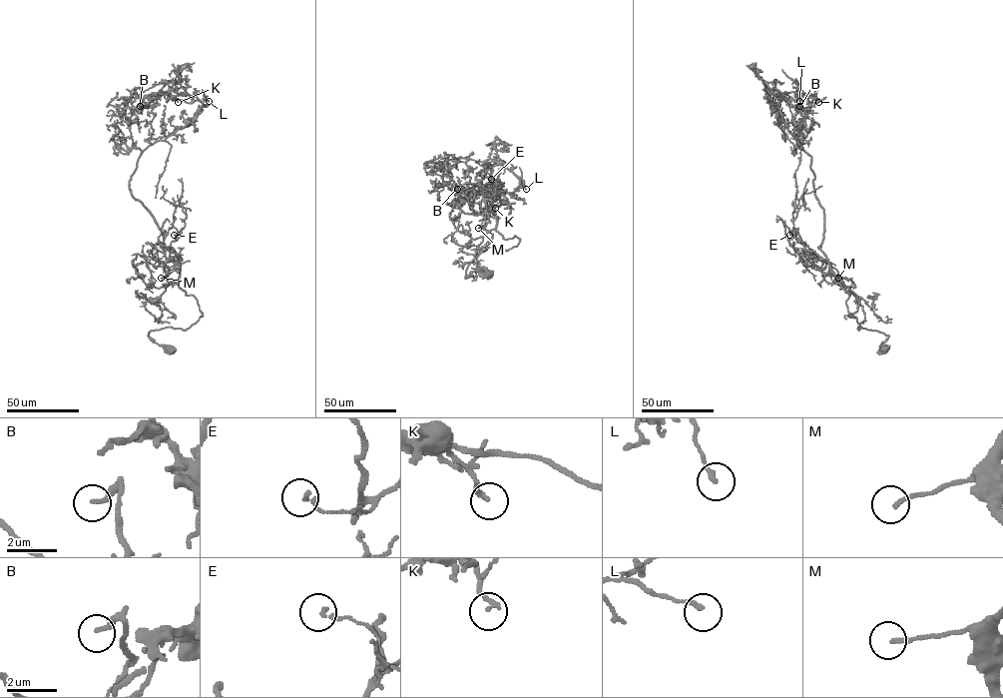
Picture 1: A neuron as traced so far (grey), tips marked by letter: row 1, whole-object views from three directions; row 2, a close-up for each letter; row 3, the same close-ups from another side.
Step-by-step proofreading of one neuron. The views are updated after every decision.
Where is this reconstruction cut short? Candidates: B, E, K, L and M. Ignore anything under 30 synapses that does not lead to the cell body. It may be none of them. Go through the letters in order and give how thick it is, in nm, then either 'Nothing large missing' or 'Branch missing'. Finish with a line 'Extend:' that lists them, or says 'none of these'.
B: Thickness 240 nm. Nothing large missing
E: Thickness 160 nm. Nothing large missing
K: Thickness 200 nm. Nothing large missing
L: Thickness 170 nm. Nothing large missing
M: Thickness 160 nm. Nothing large missing
Extend: none of these

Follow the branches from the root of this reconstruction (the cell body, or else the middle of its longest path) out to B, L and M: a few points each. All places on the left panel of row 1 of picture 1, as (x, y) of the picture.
B: (170, 349), (149, 333), (186, 330), (202, 313), (129, 180), (140, 154), (202, 103), (158, 92), (140, 106)
L: (170, 349), (149, 333), (186, 330), (202, 313), (129, 180), (145, 150), (209, 101)
M: (170, 349), (155, 343), (149, 333), (167, 327), (186, 330), (202, 316), (193, 296), (161, 278)

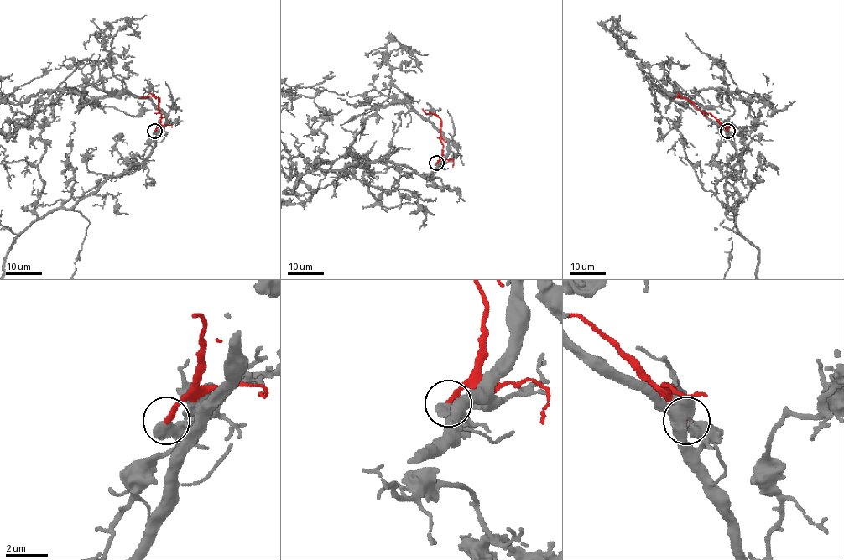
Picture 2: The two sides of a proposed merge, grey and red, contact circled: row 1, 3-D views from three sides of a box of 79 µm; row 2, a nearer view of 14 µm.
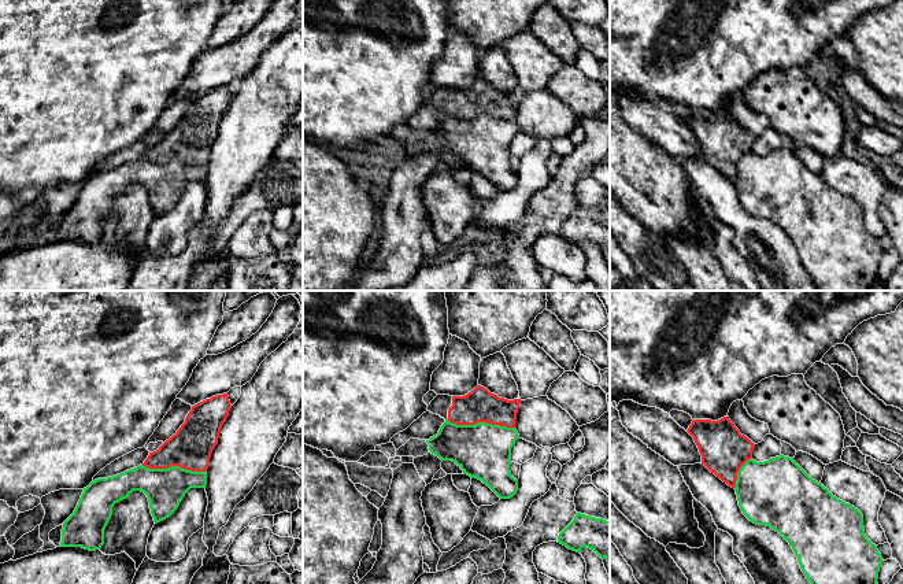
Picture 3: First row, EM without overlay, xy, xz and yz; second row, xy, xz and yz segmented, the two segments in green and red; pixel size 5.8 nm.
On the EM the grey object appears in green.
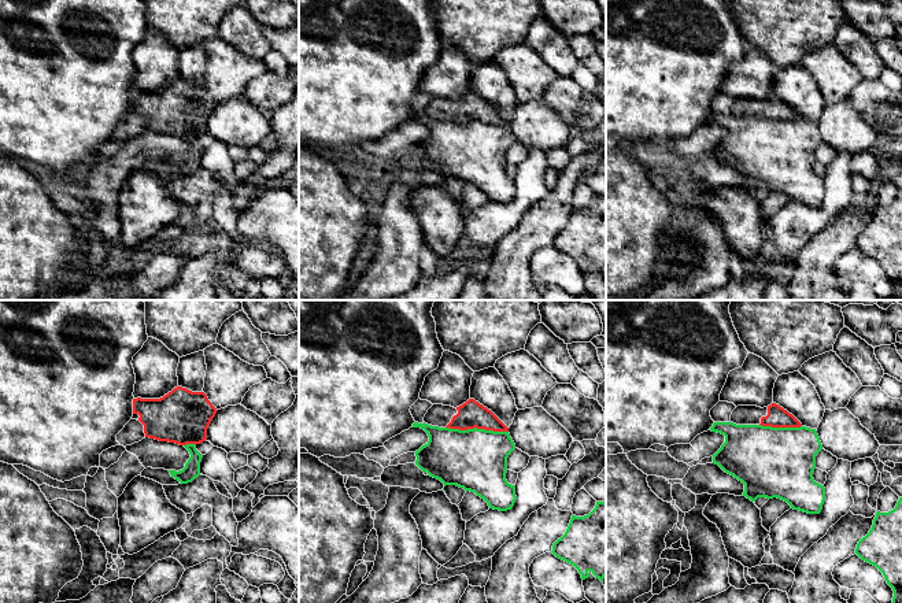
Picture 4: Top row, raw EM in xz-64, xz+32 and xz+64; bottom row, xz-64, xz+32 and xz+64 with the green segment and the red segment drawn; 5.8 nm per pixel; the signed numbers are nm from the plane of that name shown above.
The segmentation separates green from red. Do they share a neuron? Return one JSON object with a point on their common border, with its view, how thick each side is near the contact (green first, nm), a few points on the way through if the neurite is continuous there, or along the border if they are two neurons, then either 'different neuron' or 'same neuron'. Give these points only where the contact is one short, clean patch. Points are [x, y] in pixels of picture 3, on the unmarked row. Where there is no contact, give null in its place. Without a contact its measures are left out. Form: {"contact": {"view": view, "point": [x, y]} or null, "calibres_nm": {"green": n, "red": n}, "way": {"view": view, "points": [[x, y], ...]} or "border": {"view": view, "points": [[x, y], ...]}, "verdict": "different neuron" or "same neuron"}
{"contact": {"view": "xz", "point": [481, 115]}, "calibres_nm": {"green": 320, "red": 190}, "verdict": "different neuron"}

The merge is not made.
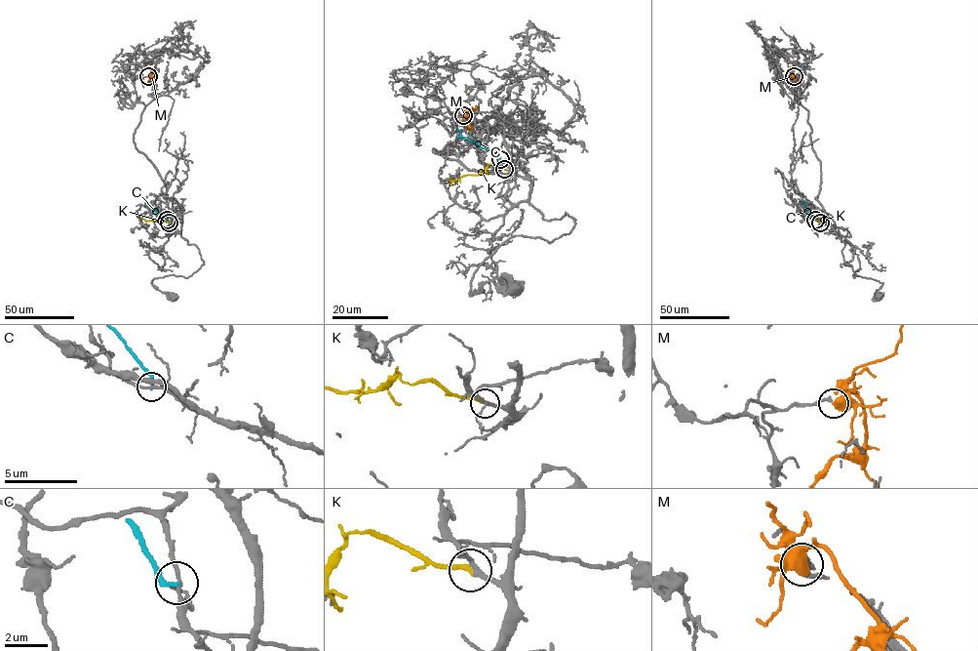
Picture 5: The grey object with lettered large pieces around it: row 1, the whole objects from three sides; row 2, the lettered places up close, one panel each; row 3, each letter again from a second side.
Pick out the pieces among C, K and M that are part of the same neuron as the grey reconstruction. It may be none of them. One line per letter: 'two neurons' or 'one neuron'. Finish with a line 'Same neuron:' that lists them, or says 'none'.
C: two neurons
K: two neurons
M: one neuron
Same neuron: M

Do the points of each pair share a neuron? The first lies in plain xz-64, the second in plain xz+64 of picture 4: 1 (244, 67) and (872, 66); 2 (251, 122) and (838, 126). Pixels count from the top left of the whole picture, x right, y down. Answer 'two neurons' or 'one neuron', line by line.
1: two neurons
2: one neuron

